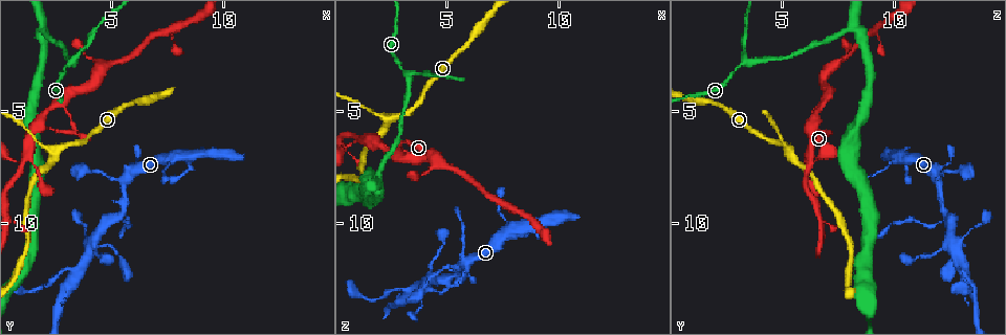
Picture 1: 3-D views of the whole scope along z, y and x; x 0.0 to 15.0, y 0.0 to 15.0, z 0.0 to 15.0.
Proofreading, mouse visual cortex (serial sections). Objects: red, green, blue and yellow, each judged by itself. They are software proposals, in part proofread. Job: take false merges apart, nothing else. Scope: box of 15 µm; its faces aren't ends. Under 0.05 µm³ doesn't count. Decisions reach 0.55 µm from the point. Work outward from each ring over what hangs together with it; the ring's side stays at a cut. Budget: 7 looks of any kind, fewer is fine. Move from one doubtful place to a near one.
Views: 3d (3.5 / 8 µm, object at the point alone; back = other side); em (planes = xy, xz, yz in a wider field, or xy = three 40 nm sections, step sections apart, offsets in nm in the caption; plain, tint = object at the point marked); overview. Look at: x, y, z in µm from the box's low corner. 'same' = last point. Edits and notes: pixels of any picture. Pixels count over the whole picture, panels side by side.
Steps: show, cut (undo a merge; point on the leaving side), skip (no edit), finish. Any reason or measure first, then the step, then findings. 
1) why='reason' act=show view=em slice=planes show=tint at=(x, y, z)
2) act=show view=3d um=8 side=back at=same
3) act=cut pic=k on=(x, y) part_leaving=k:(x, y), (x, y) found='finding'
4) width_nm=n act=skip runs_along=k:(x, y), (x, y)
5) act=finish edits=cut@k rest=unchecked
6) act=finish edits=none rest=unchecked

why='calibre changes' act=show view=3d um=3.5 at=(2.9, 4.8, 6.5)

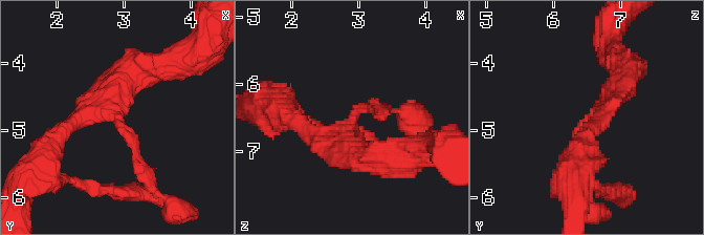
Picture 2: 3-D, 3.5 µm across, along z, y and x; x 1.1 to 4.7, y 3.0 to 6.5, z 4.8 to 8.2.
arms=3 arm_widths_nm=150,250,400 act=show view=em slice=xy step=1 show=plain at=(2.90, 4.80, 6.55)

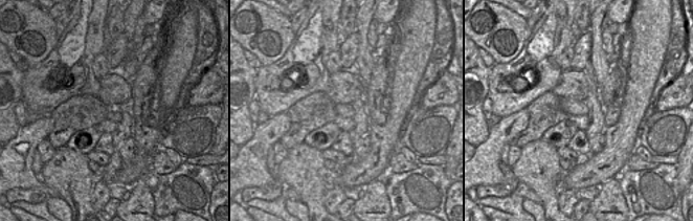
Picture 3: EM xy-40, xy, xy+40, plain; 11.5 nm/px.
why='where the object lies' act=show view=em slice=xy step=1 show=tint at=same

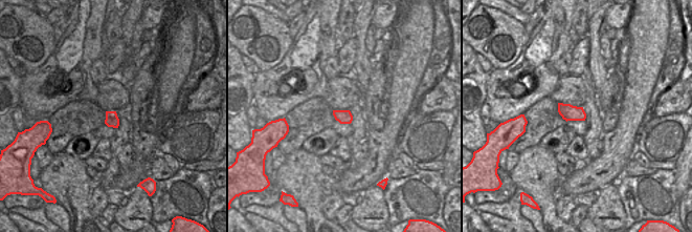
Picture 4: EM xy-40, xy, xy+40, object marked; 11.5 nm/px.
act=skip runs_along=2:(578, 176), (578, 131), (626, 67) found='one cell here'

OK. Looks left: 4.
why='narrows sharply' act=show view=3d um=3.5 at=(1.0, 7.4, 6.2)

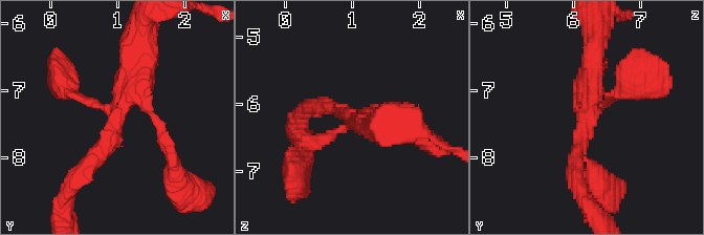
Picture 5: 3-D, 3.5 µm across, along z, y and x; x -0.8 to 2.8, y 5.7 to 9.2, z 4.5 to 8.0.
arms=4 arm_widths_nm=150,150,250,350 why='need the tissue' act=show view=em slice=xy step=2 show=tint at=(1.05, 7.35, 6.25)

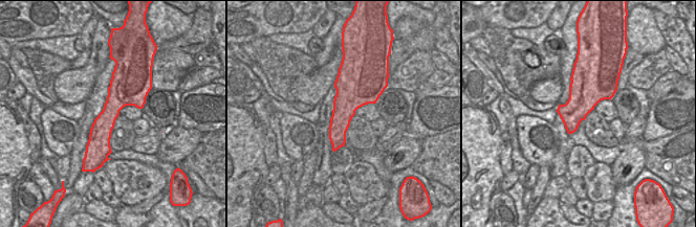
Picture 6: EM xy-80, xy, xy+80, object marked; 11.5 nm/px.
why='cut it another way' act=show view=em slice=planes show=tint at=same

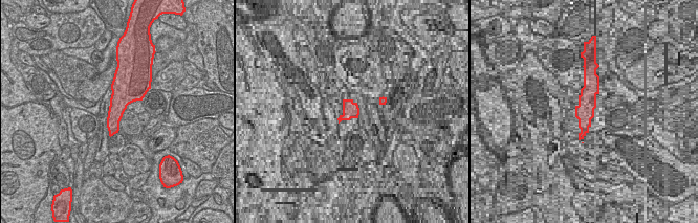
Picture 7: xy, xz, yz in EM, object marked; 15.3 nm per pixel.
act=skip runs_along=5:(145, 50), (106, 147), (84, 170) found='one cell here'

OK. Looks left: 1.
act=finish edits=none rest=unchecked

